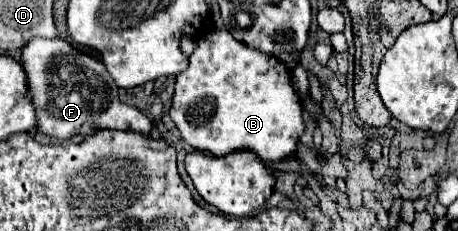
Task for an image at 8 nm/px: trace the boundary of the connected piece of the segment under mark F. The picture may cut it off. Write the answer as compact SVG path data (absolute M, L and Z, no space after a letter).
M31 38L21 48L21 66L25 70L29 98L37 114L37 132L51 138L85 136L93 128L151 132L149 118L137 108L119 100L119 88L103 62L79 52L61 38Z

